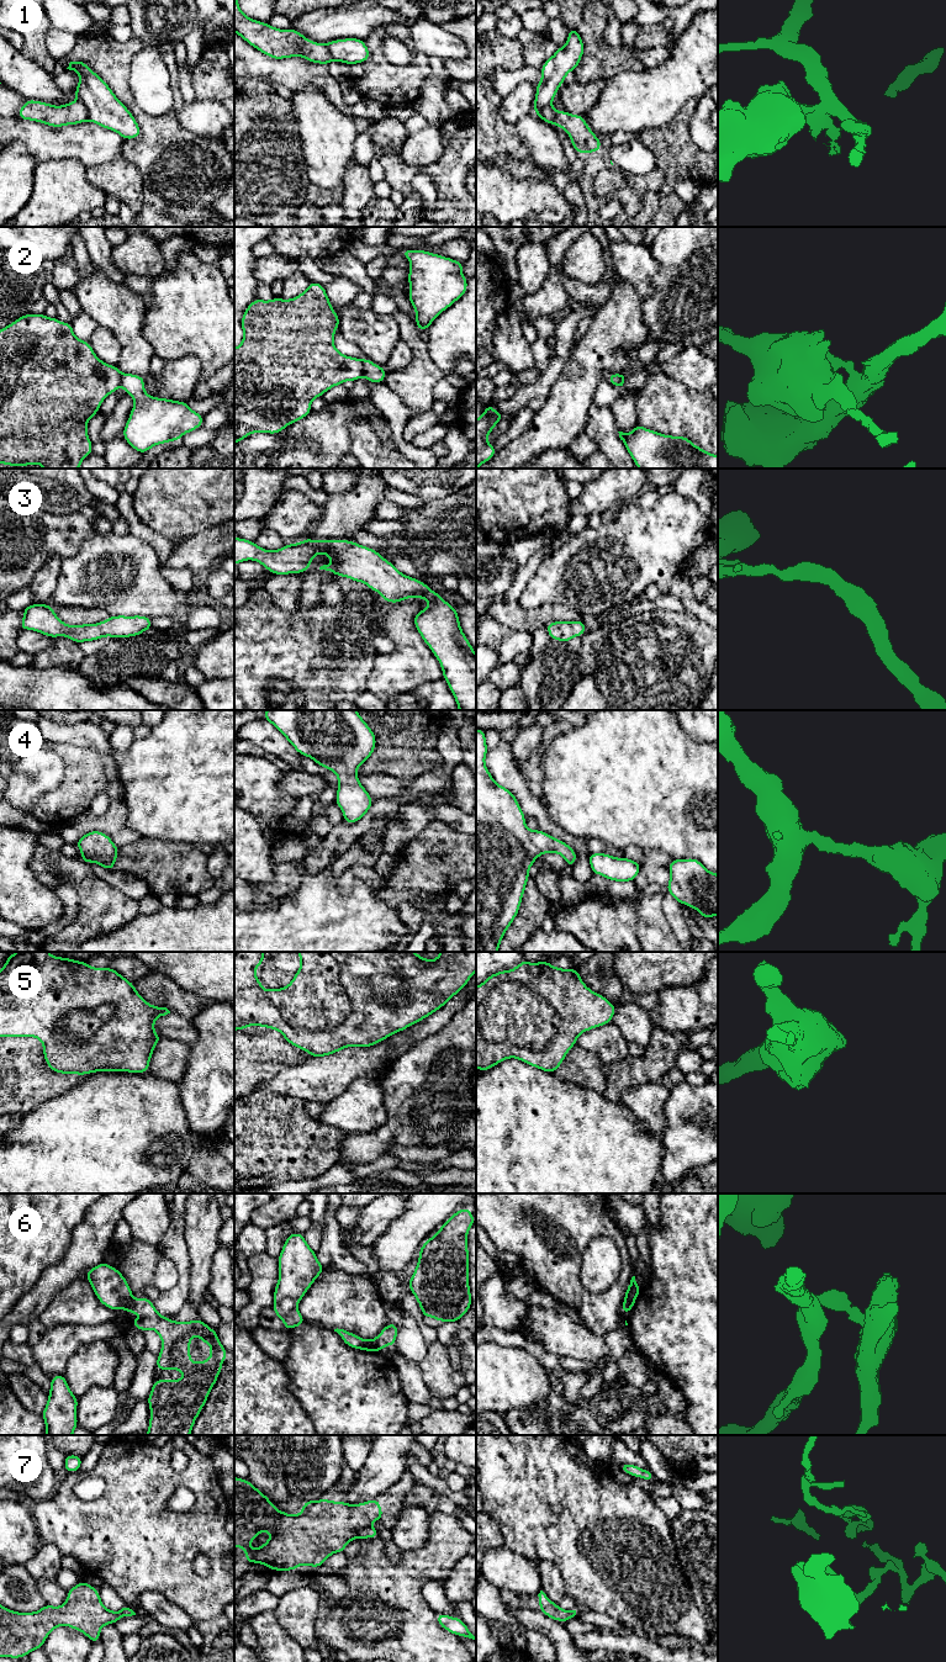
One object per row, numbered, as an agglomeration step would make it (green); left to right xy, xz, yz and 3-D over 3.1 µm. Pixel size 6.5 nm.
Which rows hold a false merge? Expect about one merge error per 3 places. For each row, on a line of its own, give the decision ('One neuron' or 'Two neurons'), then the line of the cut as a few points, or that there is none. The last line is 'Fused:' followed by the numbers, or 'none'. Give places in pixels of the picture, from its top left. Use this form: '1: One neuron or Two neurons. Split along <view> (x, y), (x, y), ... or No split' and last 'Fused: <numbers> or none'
1: Two neurons. Split along xy (78, 99), (85, 106), (89, 118)
2: Two neurons. Split along xz (361, 360), (364, 375)
3: One neuron. No split
4: One neuron. No split
5: Two neurons. Split along yz (476, 1010), (495, 985), (517, 980), (548, 1001), (560, 1025)
6: Two neurons. Split along xz (370, 1340), (375, 1350)
7: Two neurons. Split along xz (368, 1525), (358, 1535)
Fused: 1, 2, 5, 6, 7

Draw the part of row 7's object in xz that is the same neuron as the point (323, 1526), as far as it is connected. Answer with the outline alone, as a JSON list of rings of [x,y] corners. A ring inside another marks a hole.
[[[234,1477],[234,1547],[244,1549],[244,1561],[248,1563],[263,1563],[275,1571],[295,1571],[301,1565],[317,1568],[334,1552],[344,1552],[347,1544],[375,1520],[382,1520],[382,1508],[377,1498],[359,1504],[331,1499],[305,1500],[300,1514],[289,1515],[275,1508],[249,1480]],[[260,1531],[270,1531],[270,1539],[253,1551],[249,1544]]]

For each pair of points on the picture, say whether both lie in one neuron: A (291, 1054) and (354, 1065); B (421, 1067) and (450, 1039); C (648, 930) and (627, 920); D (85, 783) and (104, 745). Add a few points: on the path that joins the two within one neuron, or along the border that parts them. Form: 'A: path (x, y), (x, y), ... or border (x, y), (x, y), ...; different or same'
A: border (312, 1058), (284, 1069); different
B: path (428, 1062), (443, 1047); same
C: border (638, 903), (639, 938); different
D: border (72, 744), (91, 747), (99, 755), (106, 782); different

